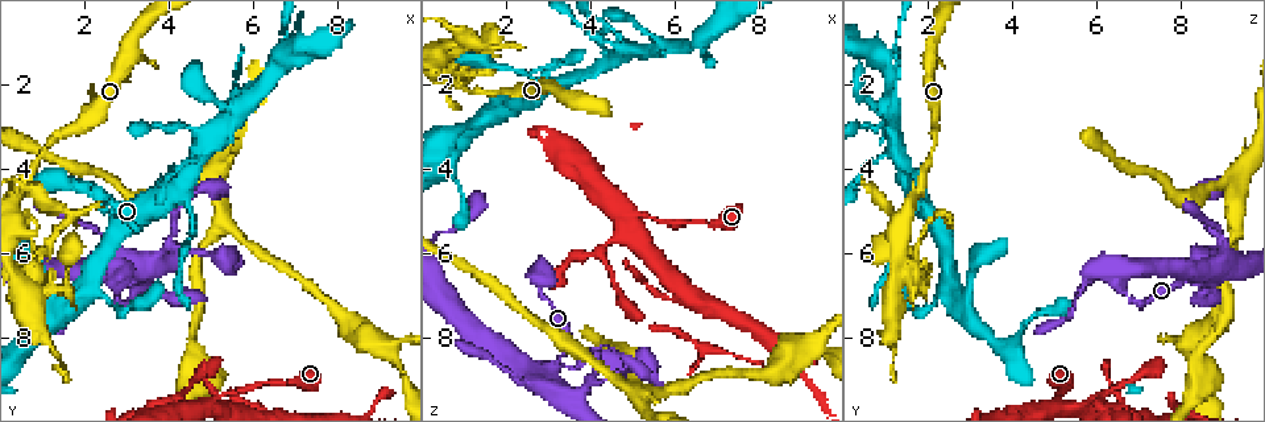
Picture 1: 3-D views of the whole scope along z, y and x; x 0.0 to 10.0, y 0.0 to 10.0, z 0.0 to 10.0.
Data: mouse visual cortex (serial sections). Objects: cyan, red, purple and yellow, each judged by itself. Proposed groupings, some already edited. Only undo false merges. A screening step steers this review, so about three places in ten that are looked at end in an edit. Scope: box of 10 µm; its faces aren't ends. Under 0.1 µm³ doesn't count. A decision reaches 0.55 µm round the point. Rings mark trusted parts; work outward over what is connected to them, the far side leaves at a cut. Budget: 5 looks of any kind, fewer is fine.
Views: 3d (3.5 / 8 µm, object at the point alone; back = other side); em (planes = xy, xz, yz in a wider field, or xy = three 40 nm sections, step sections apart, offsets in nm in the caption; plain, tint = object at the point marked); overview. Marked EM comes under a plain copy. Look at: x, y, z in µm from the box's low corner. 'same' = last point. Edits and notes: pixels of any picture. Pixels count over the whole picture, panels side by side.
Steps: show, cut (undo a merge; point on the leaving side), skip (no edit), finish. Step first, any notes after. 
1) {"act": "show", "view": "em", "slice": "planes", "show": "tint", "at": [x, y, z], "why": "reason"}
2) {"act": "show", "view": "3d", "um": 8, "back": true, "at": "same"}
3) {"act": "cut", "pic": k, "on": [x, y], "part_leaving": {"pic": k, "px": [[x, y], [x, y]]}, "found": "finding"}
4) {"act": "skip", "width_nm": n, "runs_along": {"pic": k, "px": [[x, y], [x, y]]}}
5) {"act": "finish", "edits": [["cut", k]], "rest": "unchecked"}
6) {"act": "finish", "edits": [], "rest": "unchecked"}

{"act": "show", "view": "3d", "um": 3.5, "at": [3.95, 5.85, 9.10], "why": "three-way junction"}

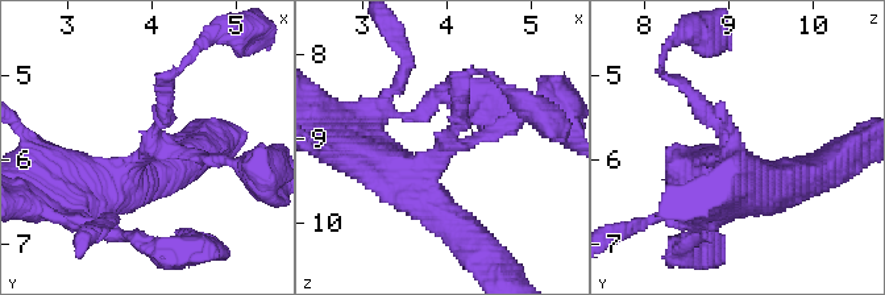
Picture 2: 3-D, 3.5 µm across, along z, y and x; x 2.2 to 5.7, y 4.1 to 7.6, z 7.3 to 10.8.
{"act": "show", "view": "em", "slice": "xy", "step": 1, "show": "tint", "at": [3.95, 5.90, 9.15], "arms": 3, "arm_widths_nm": [150, 200, 600]}

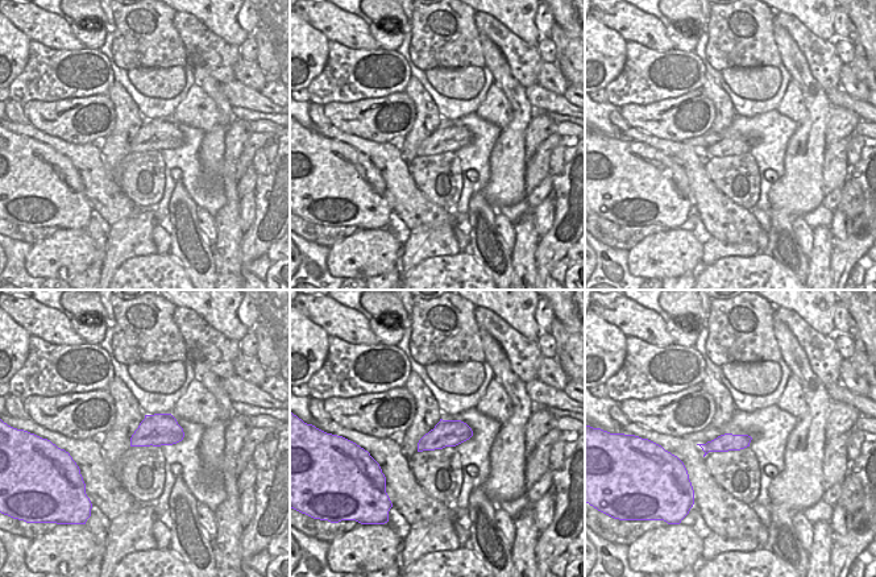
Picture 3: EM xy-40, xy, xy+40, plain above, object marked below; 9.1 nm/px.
{"act": "skip", "runs_along": {"pic": 2, "px": [[382, 163], [411, 178], [520, 113]]}, "found": "one cell here"}

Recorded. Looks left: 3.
{"act": "show", "view": "3d", "um": 8, "at": [5.00, 3.35, 1.25], "why": "abrupt turn"}

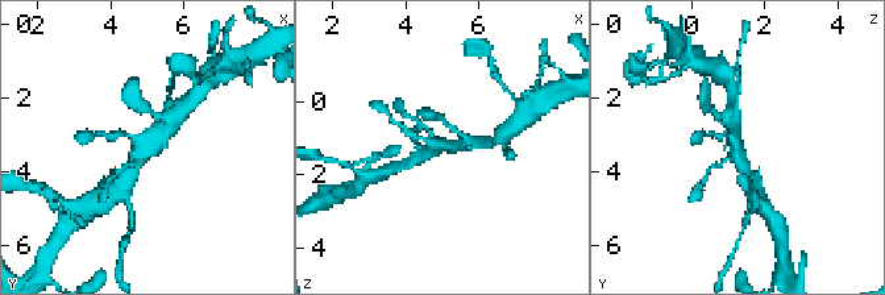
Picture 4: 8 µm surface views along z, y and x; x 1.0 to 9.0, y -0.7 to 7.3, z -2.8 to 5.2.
{"act": "show", "view": "3d", "um": 3.5, "at": "same", "why": "closer look"}

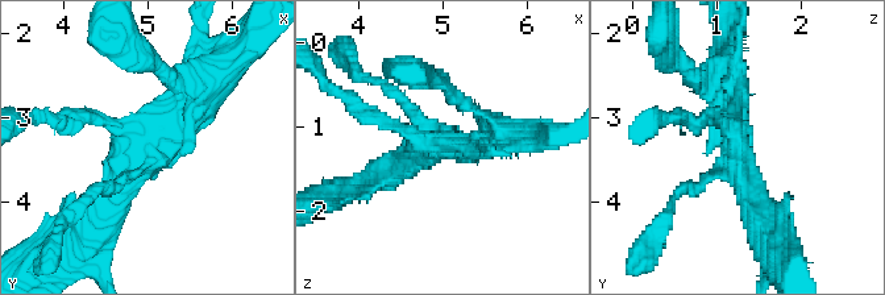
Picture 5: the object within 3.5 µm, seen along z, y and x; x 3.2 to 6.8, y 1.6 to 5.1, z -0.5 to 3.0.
{"act": "skip", "runs_along": {"pic": 5, "px": [[100, 219], [153, 137], [210, 86]]}, "found": "one cell here"}

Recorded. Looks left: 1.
{"act": "finish", "edits": [], "rest": "unchecked"}

